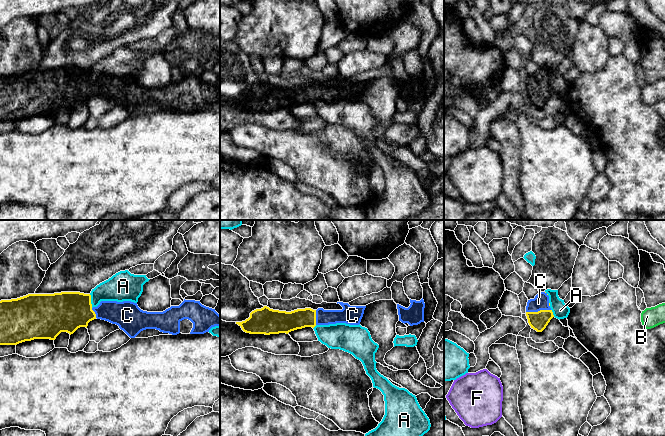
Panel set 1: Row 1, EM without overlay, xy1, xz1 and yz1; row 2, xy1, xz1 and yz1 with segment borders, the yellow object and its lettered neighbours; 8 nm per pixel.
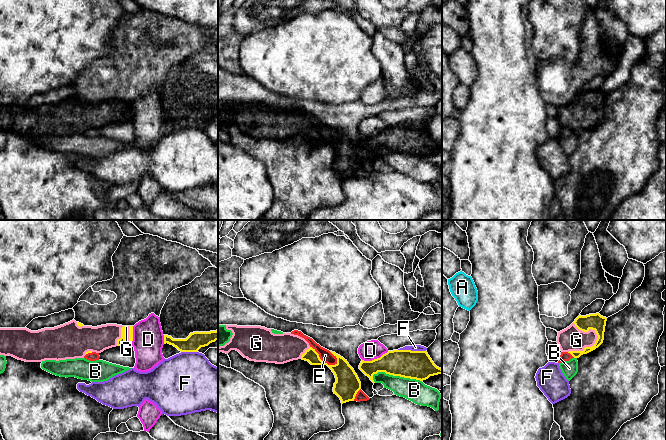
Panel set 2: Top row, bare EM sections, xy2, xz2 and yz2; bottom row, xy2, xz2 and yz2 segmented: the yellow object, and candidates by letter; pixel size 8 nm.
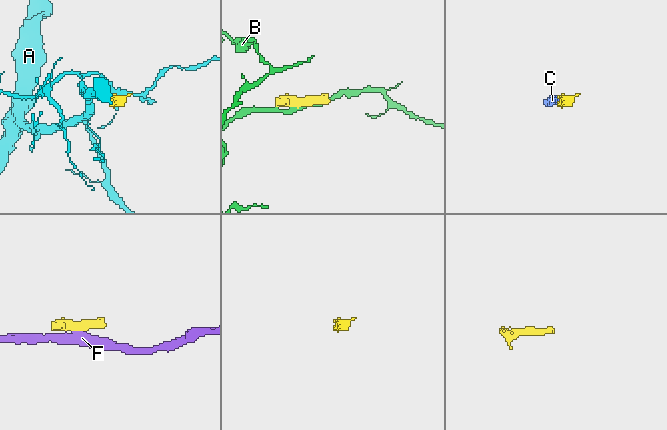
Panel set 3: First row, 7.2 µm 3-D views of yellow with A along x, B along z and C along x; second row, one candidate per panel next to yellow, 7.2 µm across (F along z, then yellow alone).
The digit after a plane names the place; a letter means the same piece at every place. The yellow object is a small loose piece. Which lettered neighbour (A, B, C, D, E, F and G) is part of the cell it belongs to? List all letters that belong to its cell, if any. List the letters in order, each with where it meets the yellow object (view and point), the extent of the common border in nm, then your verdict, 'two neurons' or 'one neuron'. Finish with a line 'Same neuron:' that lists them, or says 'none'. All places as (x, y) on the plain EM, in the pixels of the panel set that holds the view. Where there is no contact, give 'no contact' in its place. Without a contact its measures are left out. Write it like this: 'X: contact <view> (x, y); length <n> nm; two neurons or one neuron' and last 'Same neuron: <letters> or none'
A: contact xy1 (90, 77); length 110 nm; two neurons
B: contact xz2 (397, 151); length 400 nm; two neurons
C: contact yz1 (538, 87); length 200 nm; one neuron
D: contact xz2 (375, 135); length 220 nm; two neurons
E: contact xz2 (322, 137); length 260 nm; two neurons
F: contact xz2 (412, 127); length 220 nm; two neurons
G: contact yz2 (587, 123); length 280 nm; one neuron
Same neuron: C, G

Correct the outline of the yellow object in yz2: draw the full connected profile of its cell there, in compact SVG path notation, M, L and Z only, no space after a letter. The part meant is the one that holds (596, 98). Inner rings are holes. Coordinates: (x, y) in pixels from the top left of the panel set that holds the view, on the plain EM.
M599 89L579 91L569 103L558 108L556 118L562 128L579 134L603 119L606 97Z

